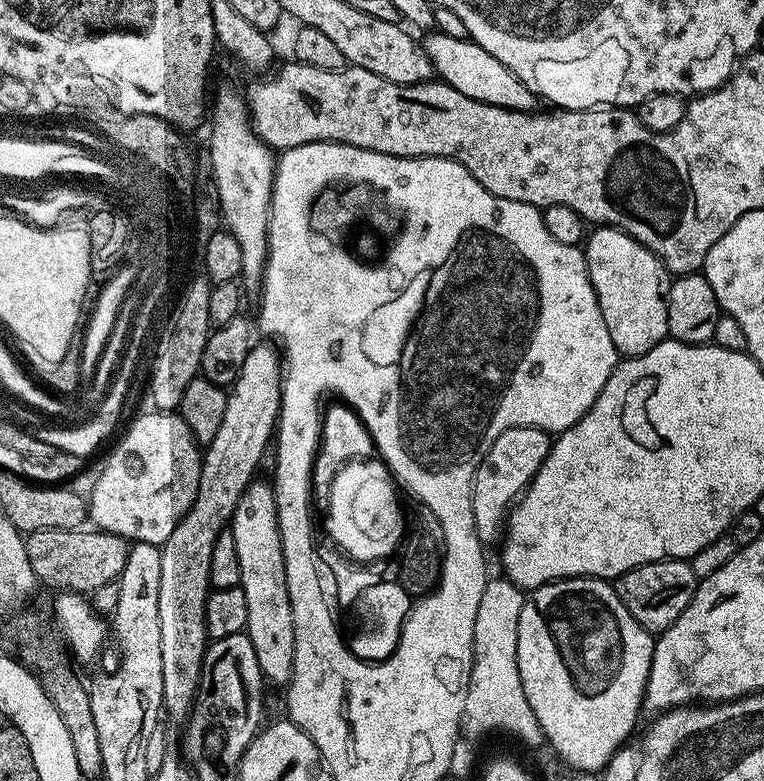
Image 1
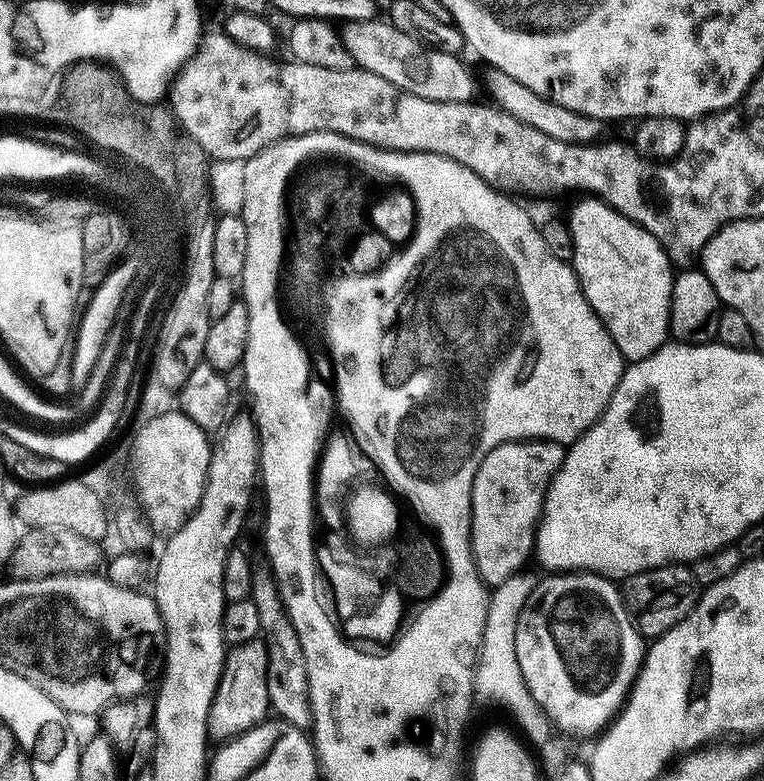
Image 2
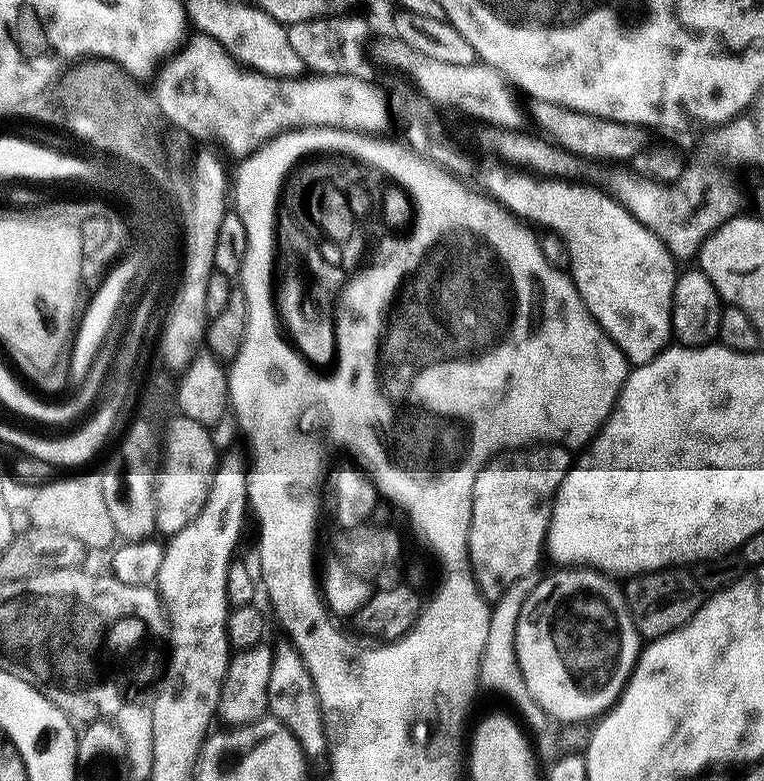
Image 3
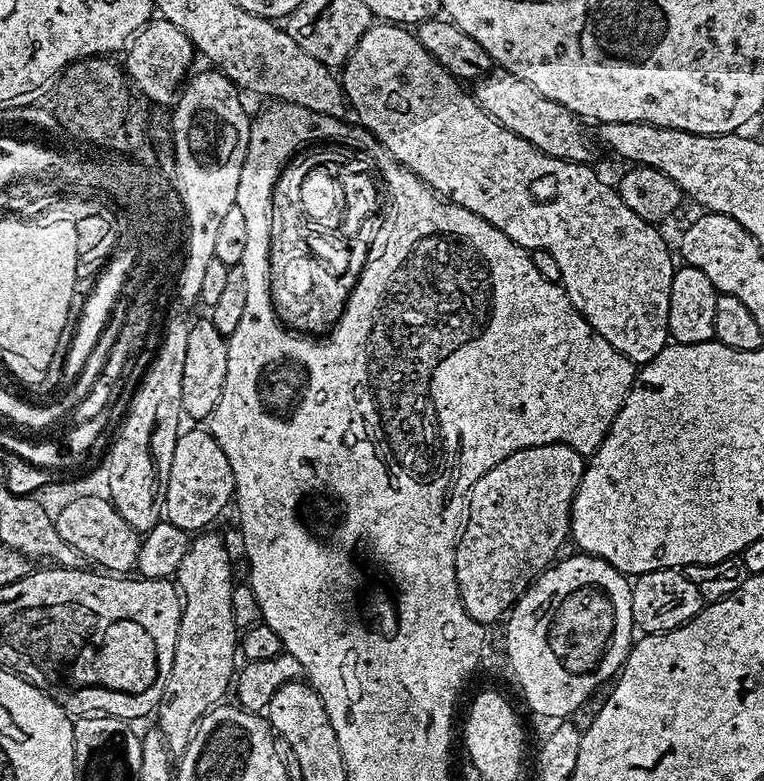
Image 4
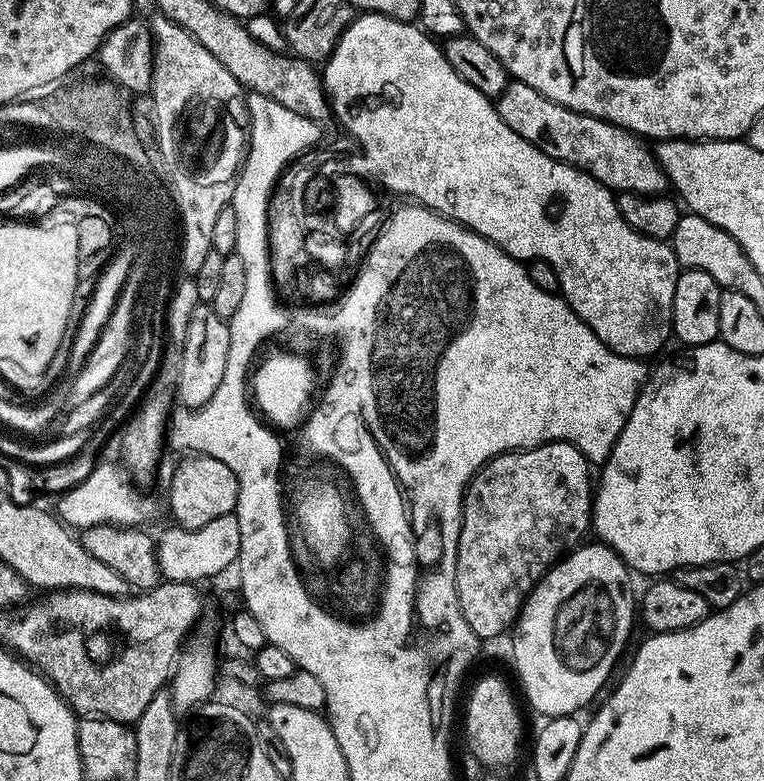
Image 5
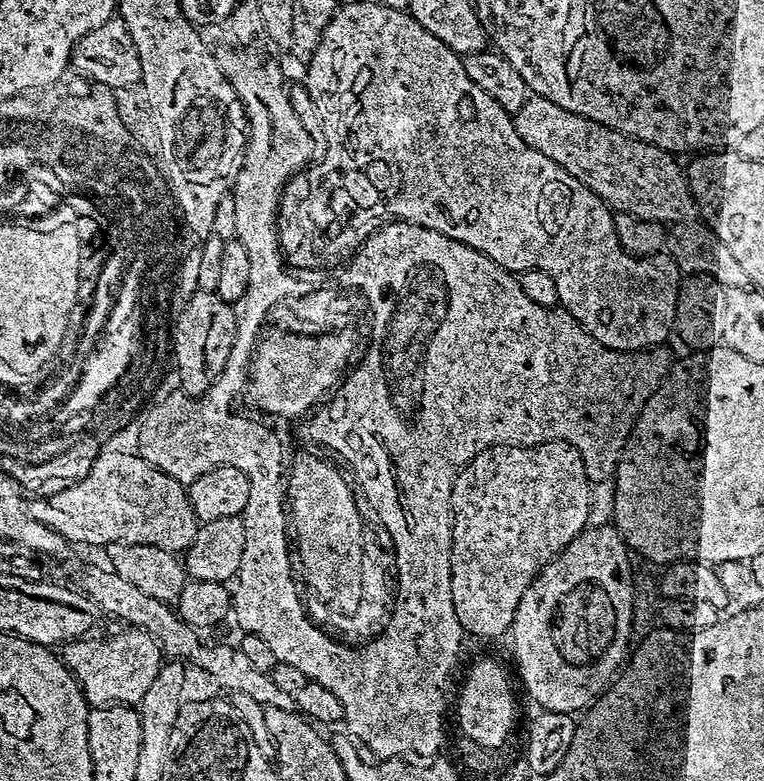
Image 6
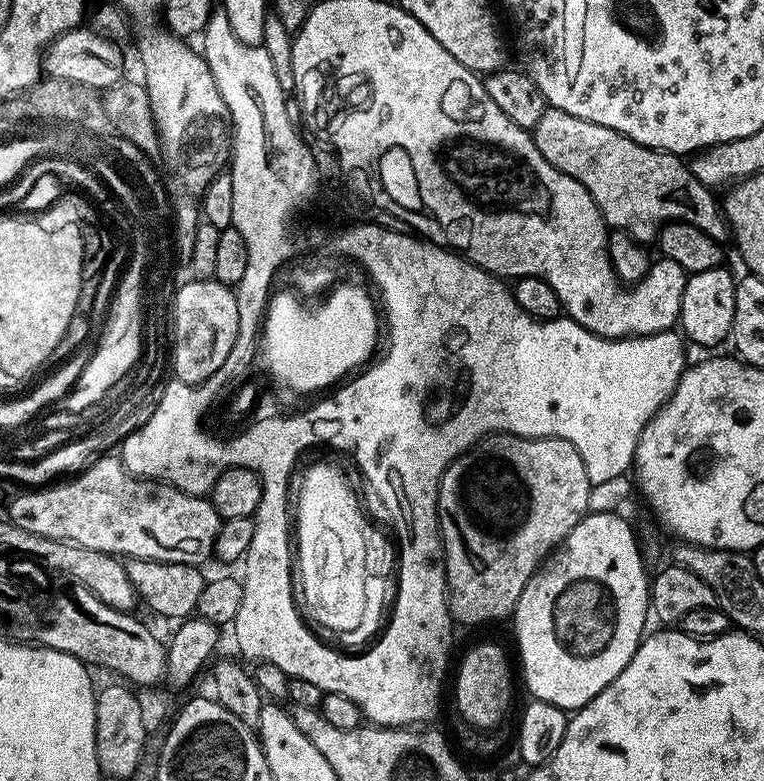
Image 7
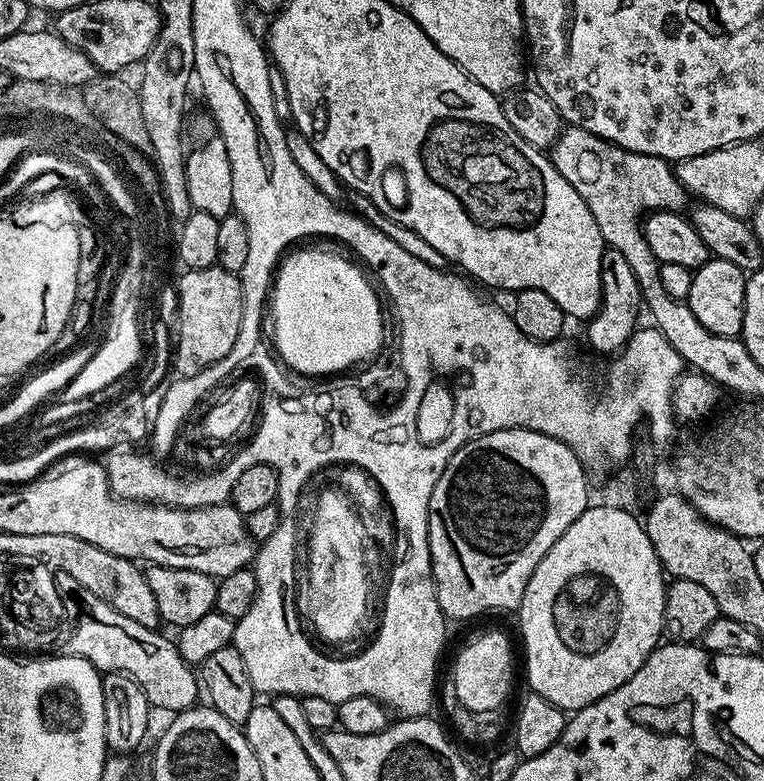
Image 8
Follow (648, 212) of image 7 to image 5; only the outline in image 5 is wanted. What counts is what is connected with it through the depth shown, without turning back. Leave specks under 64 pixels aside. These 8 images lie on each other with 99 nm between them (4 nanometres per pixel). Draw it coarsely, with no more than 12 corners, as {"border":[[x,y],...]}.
{"border":[[509,82],[502,122],[613,193],[663,197],[635,132]]}

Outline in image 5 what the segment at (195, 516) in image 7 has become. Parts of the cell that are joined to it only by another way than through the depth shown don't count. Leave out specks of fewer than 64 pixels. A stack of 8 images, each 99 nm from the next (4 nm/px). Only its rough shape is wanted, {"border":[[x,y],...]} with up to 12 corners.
{"border":[[119,463],[59,497],[69,529],[148,526],[160,504]]}

